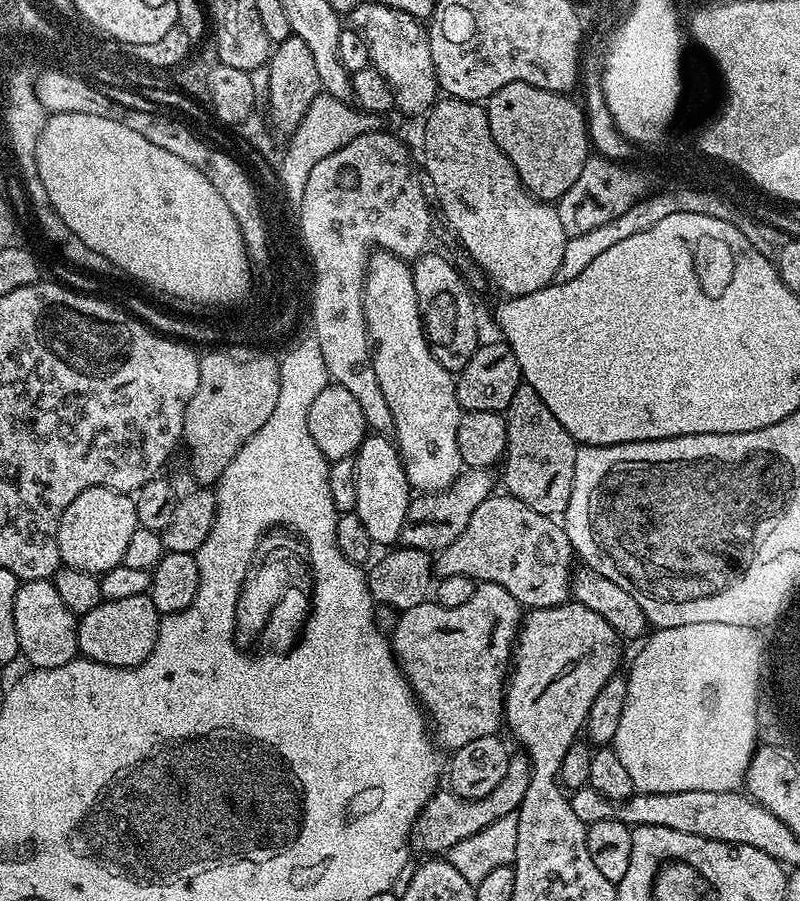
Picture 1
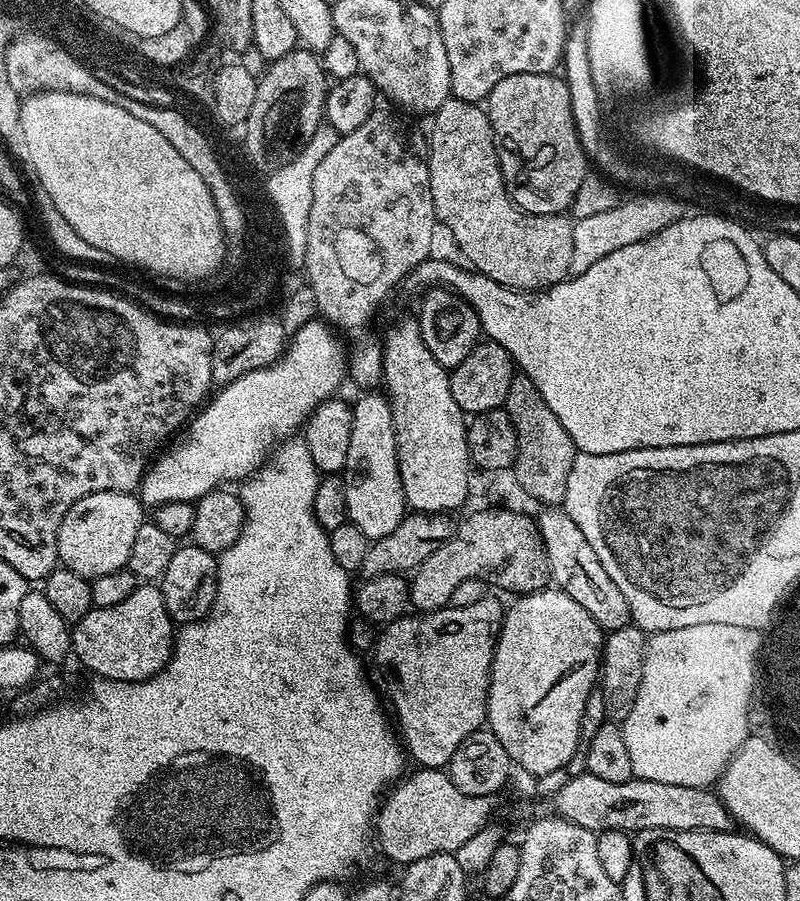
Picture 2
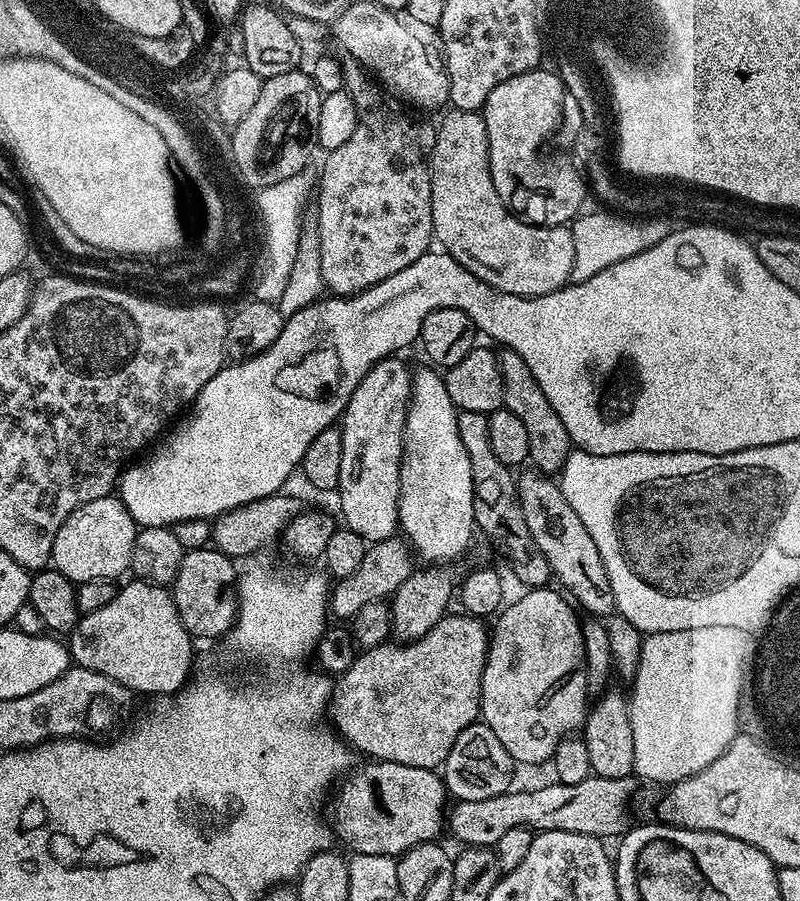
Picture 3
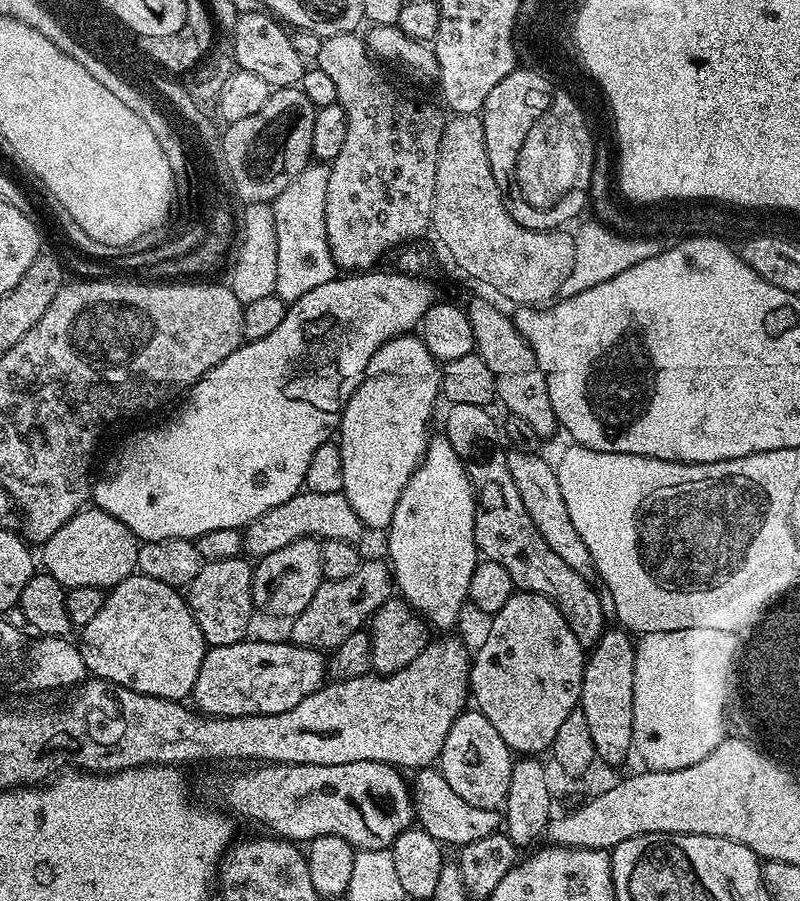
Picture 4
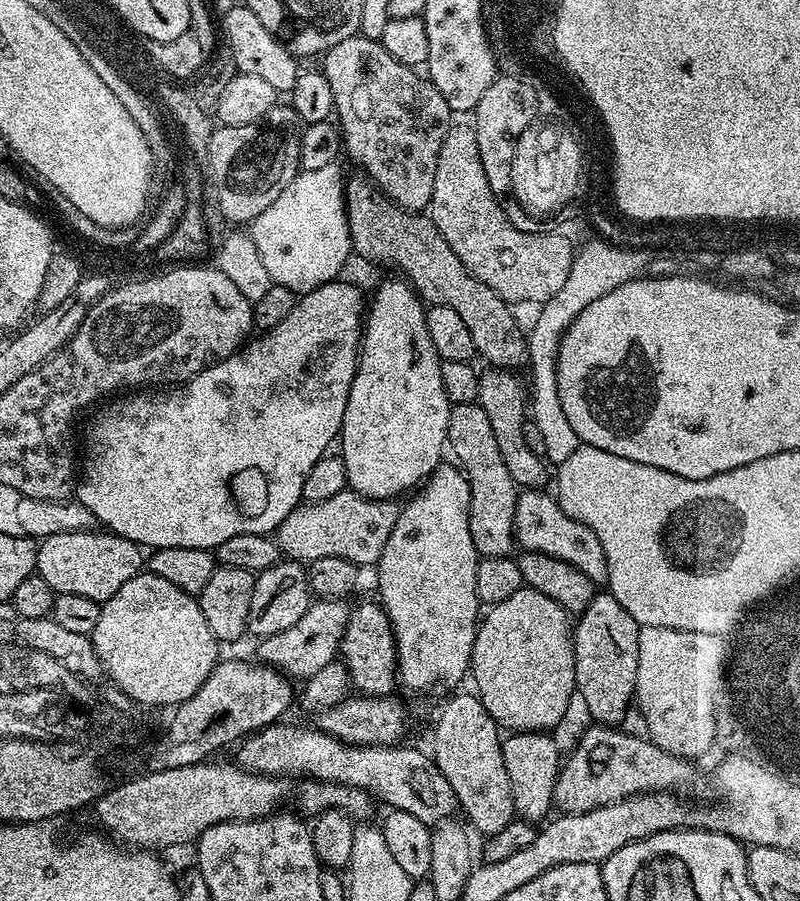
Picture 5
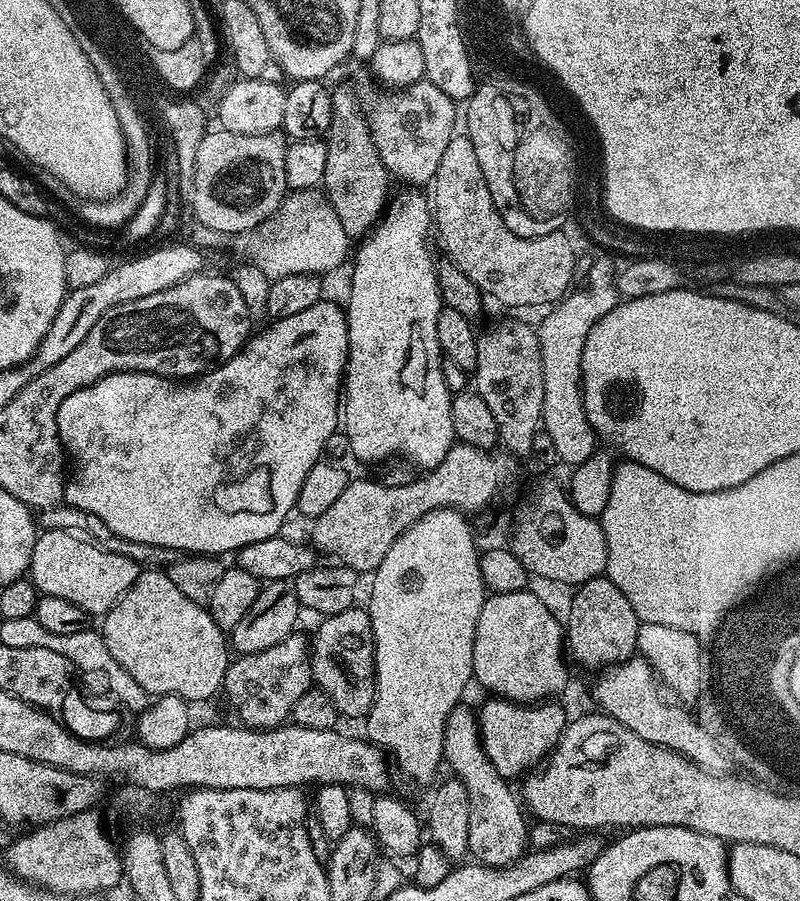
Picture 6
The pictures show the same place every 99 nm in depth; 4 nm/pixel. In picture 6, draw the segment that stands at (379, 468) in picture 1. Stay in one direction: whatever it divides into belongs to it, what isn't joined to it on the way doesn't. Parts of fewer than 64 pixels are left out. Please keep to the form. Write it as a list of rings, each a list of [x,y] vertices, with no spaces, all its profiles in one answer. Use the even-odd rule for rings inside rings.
[[[400,190],[404,192],[400,192],[391,197],[390,203],[387,208],[384,209],[383,216],[380,217],[375,228],[372,229],[371,232],[368,233],[367,236],[363,237],[359,241],[358,247],[360,249],[355,249],[354,252],[354,260],[356,256],[356,265],[352,268],[352,285],[348,288],[348,304],[346,303],[346,315],[348,318],[348,366],[344,369],[344,382],[342,385],[342,432],[345,432],[348,435],[348,448],[353,452],[354,455],[357,456],[358,459],[361,460],[364,464],[376,464],[379,460],[388,460],[391,461],[393,458],[403,458],[409,465],[415,466],[417,469],[420,467],[420,470],[427,470],[429,468],[433,468],[434,466],[438,466],[438,462],[442,462],[442,458],[446,458],[446,454],[450,449],[452,449],[453,444],[457,443],[456,439],[456,431],[454,430],[454,426],[452,425],[452,397],[453,393],[448,391],[448,387],[446,386],[446,382],[442,378],[442,366],[440,365],[440,361],[442,359],[442,353],[440,350],[440,343],[438,342],[438,314],[440,313],[442,307],[442,301],[440,298],[440,283],[438,282],[438,278],[436,277],[438,271],[438,260],[435,260],[432,257],[432,248],[428,245],[428,232],[433,231],[434,228],[434,212],[430,207],[430,200],[427,195],[424,196],[423,191],[420,190]]]

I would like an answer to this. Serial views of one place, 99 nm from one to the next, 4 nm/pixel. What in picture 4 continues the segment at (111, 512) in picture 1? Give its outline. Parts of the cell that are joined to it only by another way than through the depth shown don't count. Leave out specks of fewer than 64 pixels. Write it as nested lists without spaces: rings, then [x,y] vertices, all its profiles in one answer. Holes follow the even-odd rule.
[[[85,506],[73,514],[42,546],[43,571],[49,572],[65,590],[94,586],[110,590],[136,572],[141,541],[118,518],[95,506]]]

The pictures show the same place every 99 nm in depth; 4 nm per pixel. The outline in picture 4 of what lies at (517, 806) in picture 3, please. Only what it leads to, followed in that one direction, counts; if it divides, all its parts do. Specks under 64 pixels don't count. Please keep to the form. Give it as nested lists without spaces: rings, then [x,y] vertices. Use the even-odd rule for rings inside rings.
[[[435,767],[419,769],[413,776],[416,777],[411,777],[410,787],[414,797],[415,823],[440,845],[463,846],[477,838],[486,838],[486,834],[494,834],[501,827],[502,816],[497,809],[470,806],[470,802],[465,802]]]

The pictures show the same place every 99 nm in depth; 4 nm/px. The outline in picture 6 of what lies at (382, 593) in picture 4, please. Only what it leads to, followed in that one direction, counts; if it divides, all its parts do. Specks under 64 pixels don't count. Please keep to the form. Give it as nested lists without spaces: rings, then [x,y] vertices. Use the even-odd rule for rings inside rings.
[[[293,634],[278,642],[278,646],[270,646],[270,650],[237,655],[224,675],[222,696],[228,699],[243,727],[263,730],[285,723],[291,717],[294,702],[298,702],[313,684],[309,637]]]

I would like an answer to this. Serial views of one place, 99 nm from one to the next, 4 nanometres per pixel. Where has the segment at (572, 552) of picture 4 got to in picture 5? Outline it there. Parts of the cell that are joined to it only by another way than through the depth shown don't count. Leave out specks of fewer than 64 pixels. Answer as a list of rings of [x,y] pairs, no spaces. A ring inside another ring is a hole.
[[[489,367],[481,371],[478,403],[482,410],[486,410],[486,418],[490,418],[494,439],[498,441],[498,446],[502,450],[502,462],[506,462],[506,470],[510,470],[516,485],[527,486],[529,489],[543,489],[547,480],[549,483],[550,468],[544,456],[534,454],[534,450],[526,446],[524,425],[530,420],[530,392],[525,381],[523,384],[516,376],[519,375],[507,368]]]

